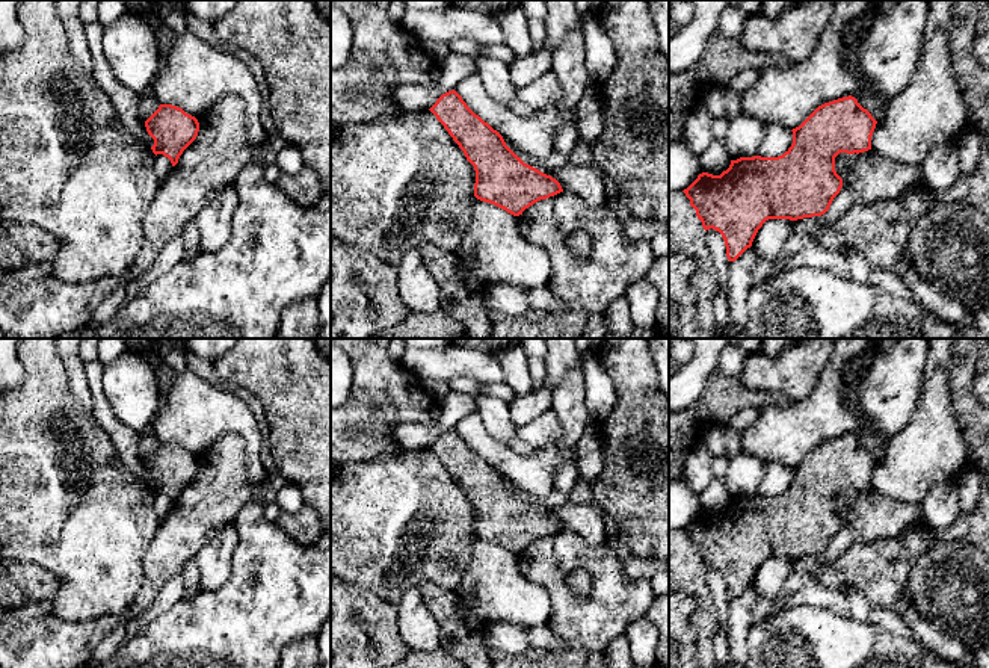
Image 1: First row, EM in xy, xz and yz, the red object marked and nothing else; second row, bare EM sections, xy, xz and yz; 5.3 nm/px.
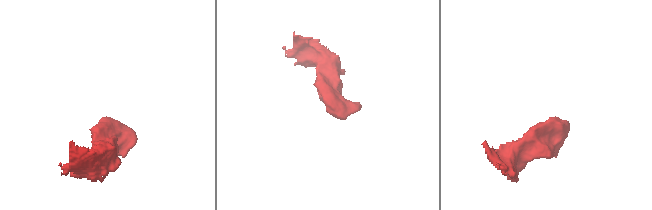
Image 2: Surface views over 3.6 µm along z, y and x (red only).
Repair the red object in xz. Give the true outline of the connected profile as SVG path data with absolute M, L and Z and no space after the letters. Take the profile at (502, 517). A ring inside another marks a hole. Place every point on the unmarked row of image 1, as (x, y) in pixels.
M453 428L429 447L474 505L474 535L513 555L563 530L560 521L524 502L503 475L476 453Z

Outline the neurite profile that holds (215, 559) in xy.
M233 521L208 533L207 543L192 558L198 565L198 583L202 589L216 591L228 580L236 546L237 532Z

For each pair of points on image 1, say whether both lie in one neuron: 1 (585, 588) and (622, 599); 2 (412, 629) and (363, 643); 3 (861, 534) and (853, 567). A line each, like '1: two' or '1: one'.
1: two
2: two
3: two

